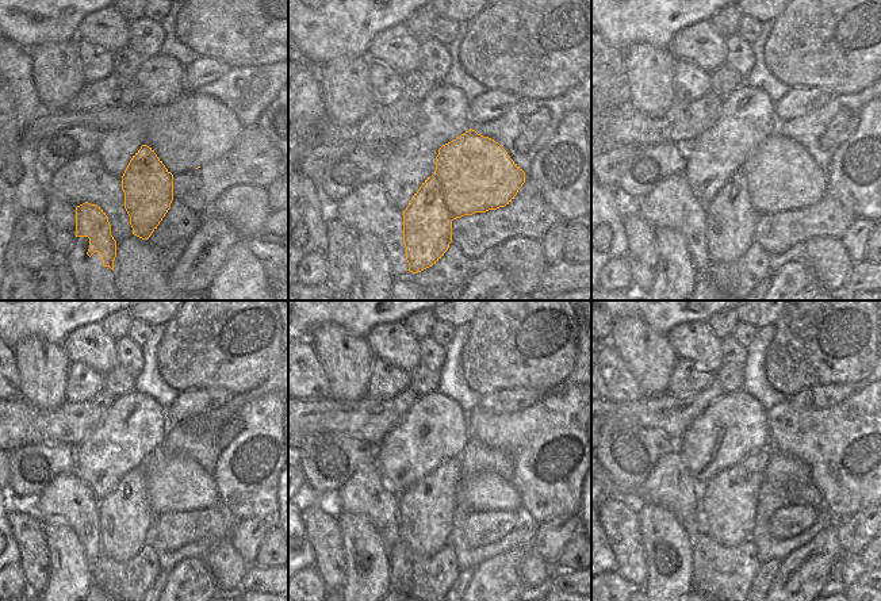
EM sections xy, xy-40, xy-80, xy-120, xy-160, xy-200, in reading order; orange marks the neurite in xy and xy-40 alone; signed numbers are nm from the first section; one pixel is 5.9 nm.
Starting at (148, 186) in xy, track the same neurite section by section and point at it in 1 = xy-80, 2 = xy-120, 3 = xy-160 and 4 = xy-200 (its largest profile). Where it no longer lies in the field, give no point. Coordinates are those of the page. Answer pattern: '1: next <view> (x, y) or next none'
1: next xy-80 (780, 175)
2: next xy-120 (177, 483)
3: next xy-160 (426, 509)
4: next xy-200 (728, 501)

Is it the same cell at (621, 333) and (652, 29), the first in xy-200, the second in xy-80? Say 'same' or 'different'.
different

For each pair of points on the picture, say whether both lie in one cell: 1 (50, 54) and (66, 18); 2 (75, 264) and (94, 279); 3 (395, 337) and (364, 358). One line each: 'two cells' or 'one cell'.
1: two cells
2: one cell
3: two cells

